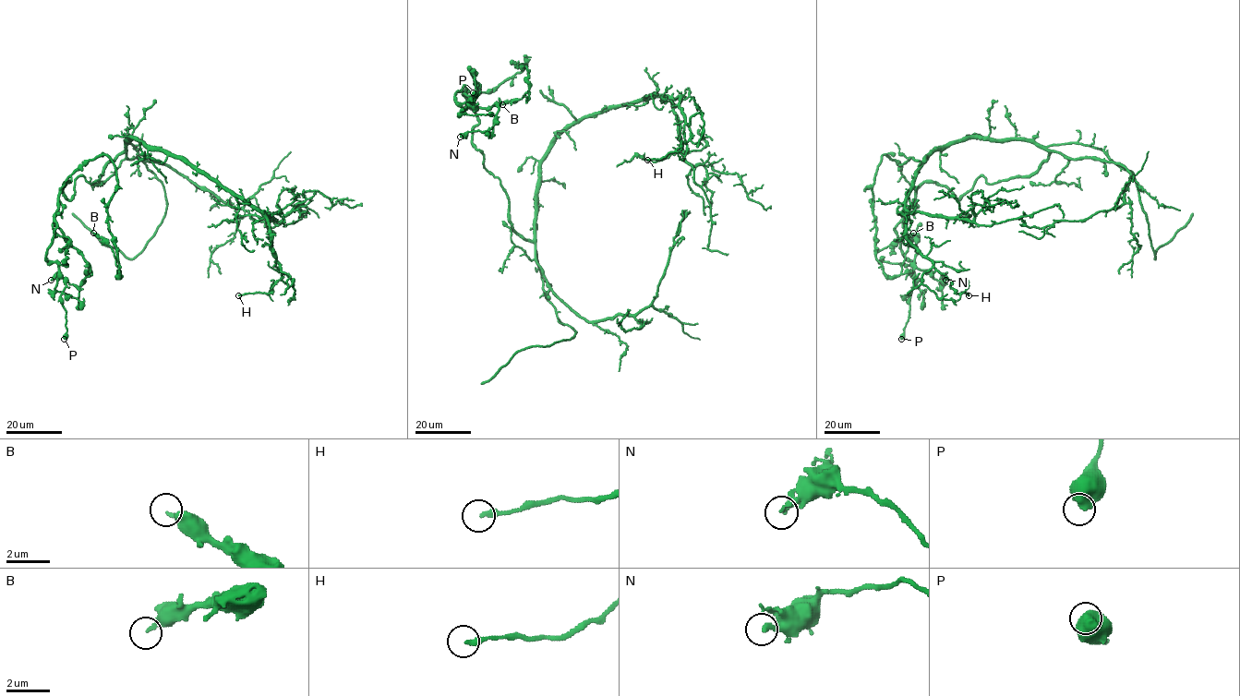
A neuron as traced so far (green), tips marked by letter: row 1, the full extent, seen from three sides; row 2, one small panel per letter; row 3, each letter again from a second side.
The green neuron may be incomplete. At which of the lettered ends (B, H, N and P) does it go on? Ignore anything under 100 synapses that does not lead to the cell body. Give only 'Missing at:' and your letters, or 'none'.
Missing at: none

